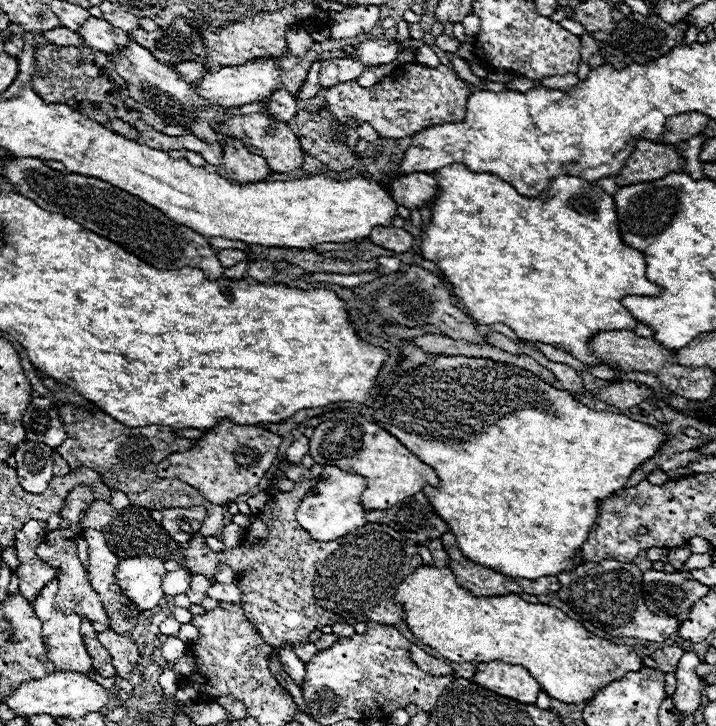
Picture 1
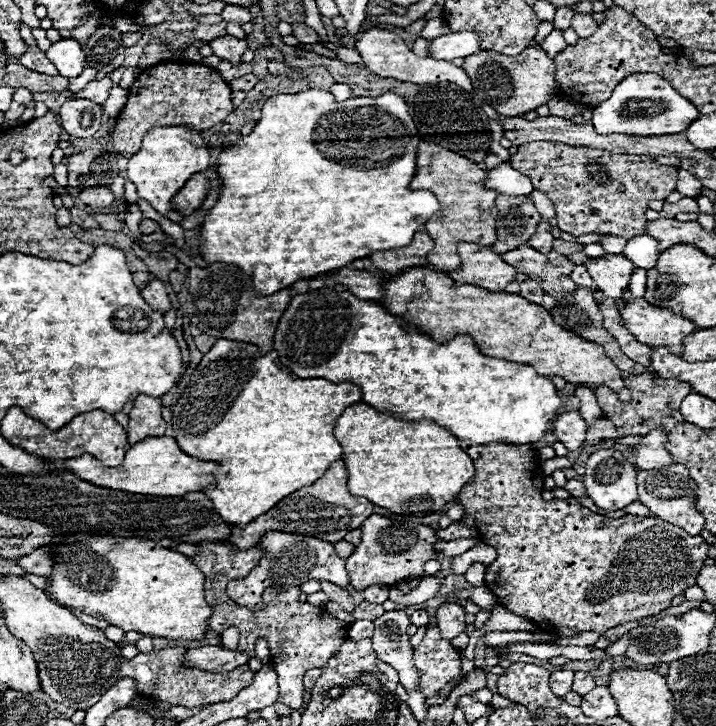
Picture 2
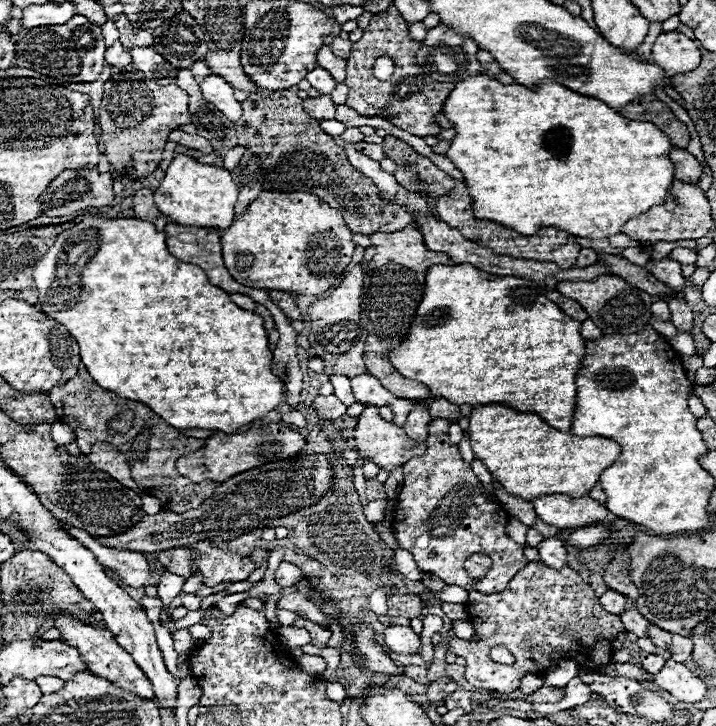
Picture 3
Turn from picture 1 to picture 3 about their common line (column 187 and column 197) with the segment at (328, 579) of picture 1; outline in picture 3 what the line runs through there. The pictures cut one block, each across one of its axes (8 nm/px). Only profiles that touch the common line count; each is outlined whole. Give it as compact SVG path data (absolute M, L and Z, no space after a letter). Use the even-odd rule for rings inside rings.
M212 548L210 552L198 552L194 558L196 570L204 574L206 586L216 586L222 582L240 582L246 580L248 574L258 568L250 556L238 556L234 552L224 552Z

